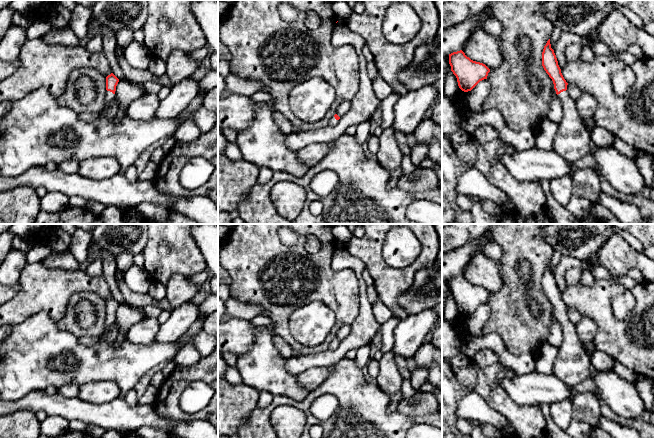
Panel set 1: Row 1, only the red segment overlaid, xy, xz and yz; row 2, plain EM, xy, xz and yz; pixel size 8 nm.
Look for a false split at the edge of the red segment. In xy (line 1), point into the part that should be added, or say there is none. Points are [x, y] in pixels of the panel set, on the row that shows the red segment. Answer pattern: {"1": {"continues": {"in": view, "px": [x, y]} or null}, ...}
{"1": {"continues": {"in": "xy", "px": [109, 95]}}}

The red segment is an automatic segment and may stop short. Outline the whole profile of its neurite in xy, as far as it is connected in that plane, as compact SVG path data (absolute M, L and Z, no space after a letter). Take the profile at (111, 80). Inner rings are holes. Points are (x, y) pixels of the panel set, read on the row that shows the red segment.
M111 73L110 75L108 75L106 77L106 105L104 110L109 107L112 103L112 100L114 98L114 94L116 91L116 86L119 82L119 79L113 74Z

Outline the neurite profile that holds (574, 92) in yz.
M568 84L567 85L567 93L569 95L569 97L575 102L579 99L579 97L582 95L581 90L573 85L573 84Z

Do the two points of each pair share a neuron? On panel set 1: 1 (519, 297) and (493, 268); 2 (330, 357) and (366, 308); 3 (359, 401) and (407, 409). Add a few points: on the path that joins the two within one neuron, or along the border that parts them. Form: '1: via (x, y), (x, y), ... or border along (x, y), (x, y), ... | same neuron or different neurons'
1: border along (498, 261), (501, 267), (502, 286), (490, 294) | different neurons
2: via (343, 348), (365, 326), (365, 321) | same neuron
3: border along (396, 410), (407, 415), (420, 416) | different neurons

